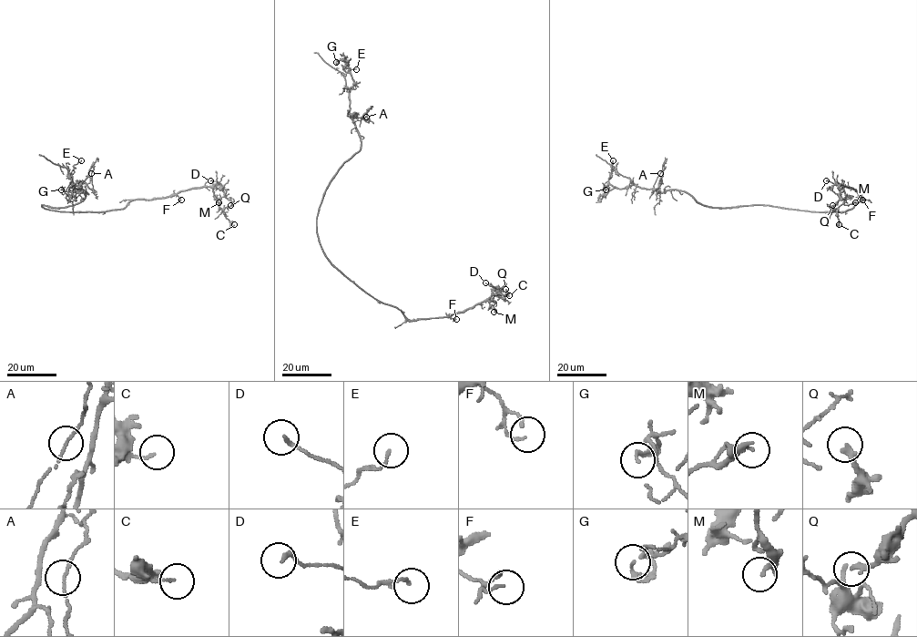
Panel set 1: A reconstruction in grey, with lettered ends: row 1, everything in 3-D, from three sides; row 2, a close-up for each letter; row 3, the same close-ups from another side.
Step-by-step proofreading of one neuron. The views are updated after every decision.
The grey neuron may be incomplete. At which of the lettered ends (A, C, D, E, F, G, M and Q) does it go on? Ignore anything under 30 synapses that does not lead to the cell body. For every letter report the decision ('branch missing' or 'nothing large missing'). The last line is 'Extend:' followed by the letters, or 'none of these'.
A: nothing large missing
C: nothing large missing
D: nothing large missing
E: nothing large missing
F: nothing large missing
G: nothing large missing
M: nothing large missing
Q: nothing large missing
Extend: none of these

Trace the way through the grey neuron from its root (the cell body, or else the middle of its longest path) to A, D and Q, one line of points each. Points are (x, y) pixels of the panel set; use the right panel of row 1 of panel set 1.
A: (792, 209), (760, 205), (708, 207), (682, 191), (660, 192), (660, 183), (655, 189), (654, 184), (660, 173)
D: (792, 209), (844, 211), (863, 200), (852, 188), (826, 180)
Q: (792, 209), (844, 211), (863, 200), (852, 188), (838, 183), (841, 199), (832, 205)

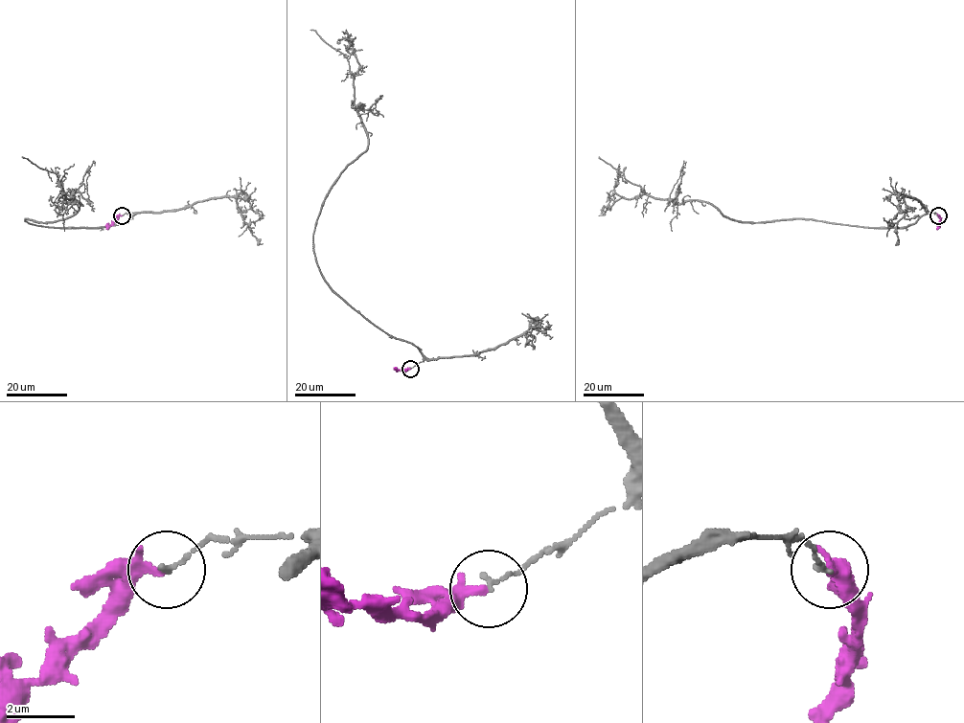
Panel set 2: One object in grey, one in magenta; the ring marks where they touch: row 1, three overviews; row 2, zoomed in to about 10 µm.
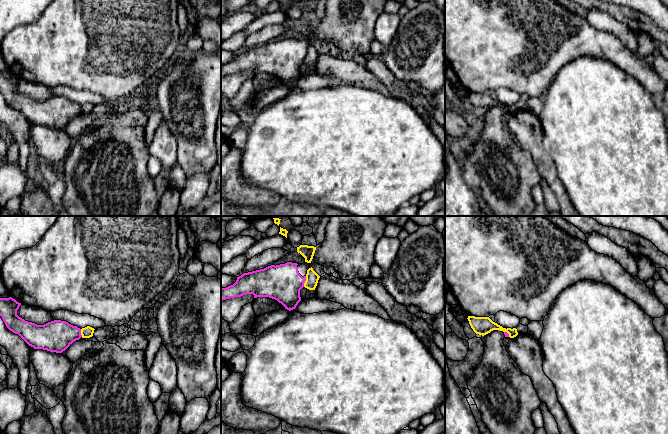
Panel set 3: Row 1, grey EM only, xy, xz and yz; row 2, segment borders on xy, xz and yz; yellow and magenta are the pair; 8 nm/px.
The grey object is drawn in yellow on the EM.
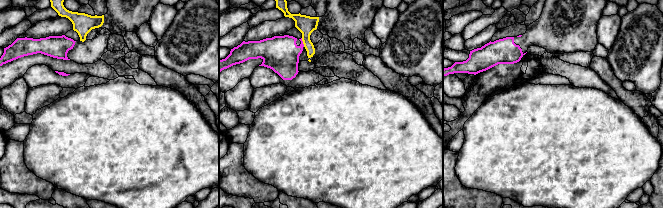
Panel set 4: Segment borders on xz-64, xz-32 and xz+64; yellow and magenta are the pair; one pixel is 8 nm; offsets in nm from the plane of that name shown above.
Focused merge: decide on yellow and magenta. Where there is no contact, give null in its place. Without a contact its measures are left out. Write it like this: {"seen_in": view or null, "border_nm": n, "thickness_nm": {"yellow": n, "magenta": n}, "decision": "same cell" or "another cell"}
{"seen_in": "xz", "border_nm": 90, "thickness_nm": {"yellow": 100, "magenta": 300}, "decision": "another cell"}

